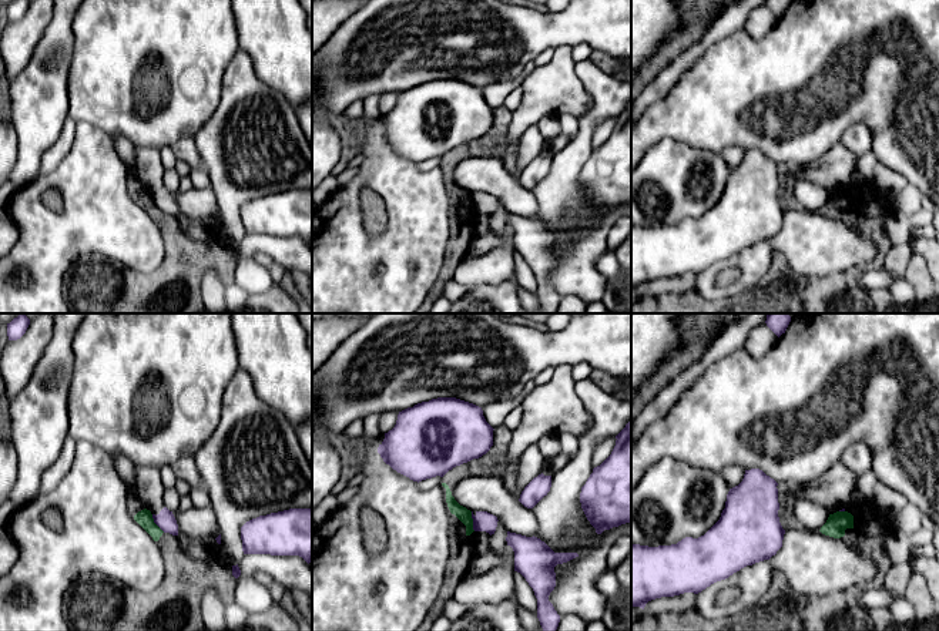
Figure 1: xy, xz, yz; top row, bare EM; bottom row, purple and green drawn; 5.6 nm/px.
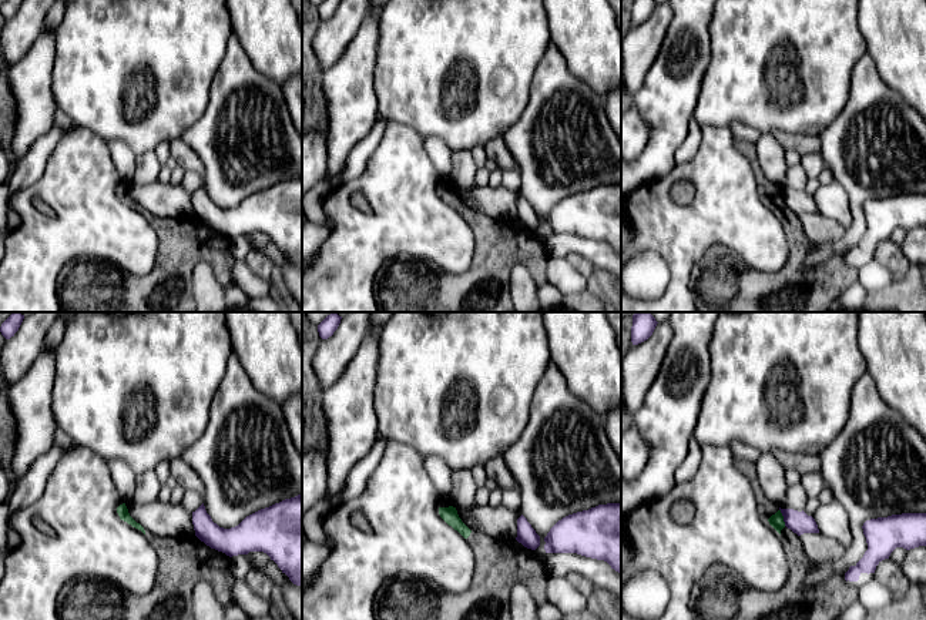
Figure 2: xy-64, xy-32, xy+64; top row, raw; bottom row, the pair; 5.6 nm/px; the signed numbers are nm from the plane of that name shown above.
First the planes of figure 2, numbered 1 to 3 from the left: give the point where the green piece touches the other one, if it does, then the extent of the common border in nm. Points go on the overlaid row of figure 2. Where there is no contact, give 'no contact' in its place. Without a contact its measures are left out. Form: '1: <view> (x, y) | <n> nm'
1: no contact
2: no contact
3: xy+64 (784, 518) | 100 nm

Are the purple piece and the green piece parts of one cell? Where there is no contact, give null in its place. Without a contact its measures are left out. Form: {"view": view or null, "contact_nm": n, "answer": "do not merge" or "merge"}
{"view": "xz", "contact_nm": 110, "answer": "do not merge"}

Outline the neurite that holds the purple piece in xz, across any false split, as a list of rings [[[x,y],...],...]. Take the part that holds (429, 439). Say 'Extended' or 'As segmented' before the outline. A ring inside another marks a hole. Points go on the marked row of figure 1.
As segmented. [[[437,397],[399,412],[378,453],[393,470],[419,483],[486,454],[493,430],[482,407]]]

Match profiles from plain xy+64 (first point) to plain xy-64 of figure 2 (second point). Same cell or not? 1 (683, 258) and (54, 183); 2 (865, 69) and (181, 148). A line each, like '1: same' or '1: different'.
1: same
2: different

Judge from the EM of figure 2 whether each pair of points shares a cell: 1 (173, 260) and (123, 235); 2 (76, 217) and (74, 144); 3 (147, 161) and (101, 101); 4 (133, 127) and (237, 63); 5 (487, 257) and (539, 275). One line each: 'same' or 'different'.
1: different
2: same
3: different
4: different
5: same

